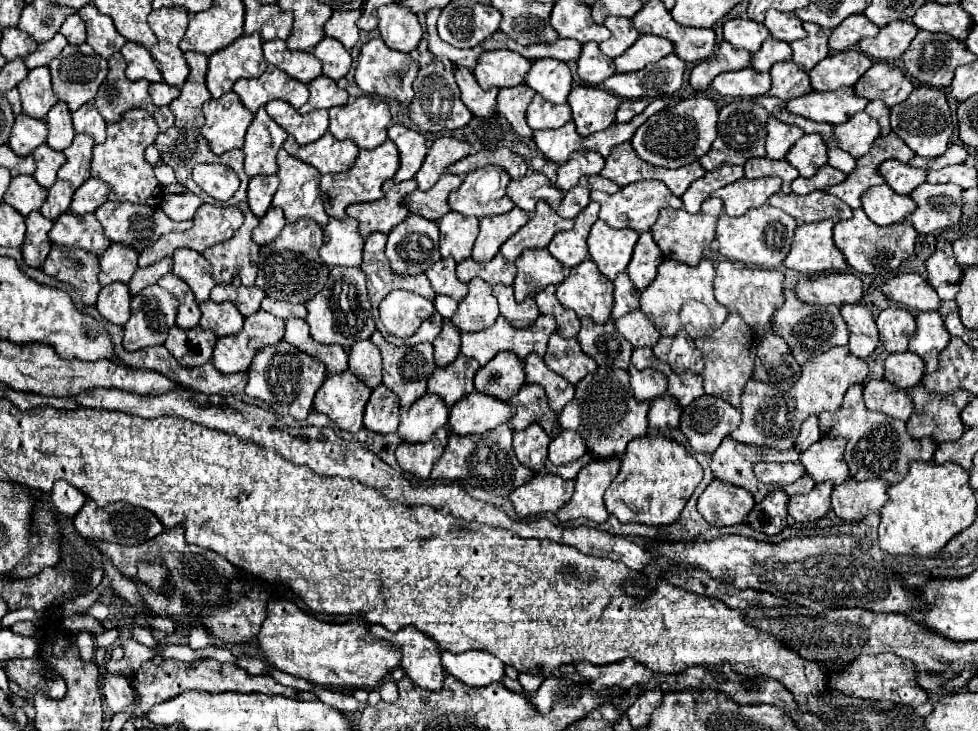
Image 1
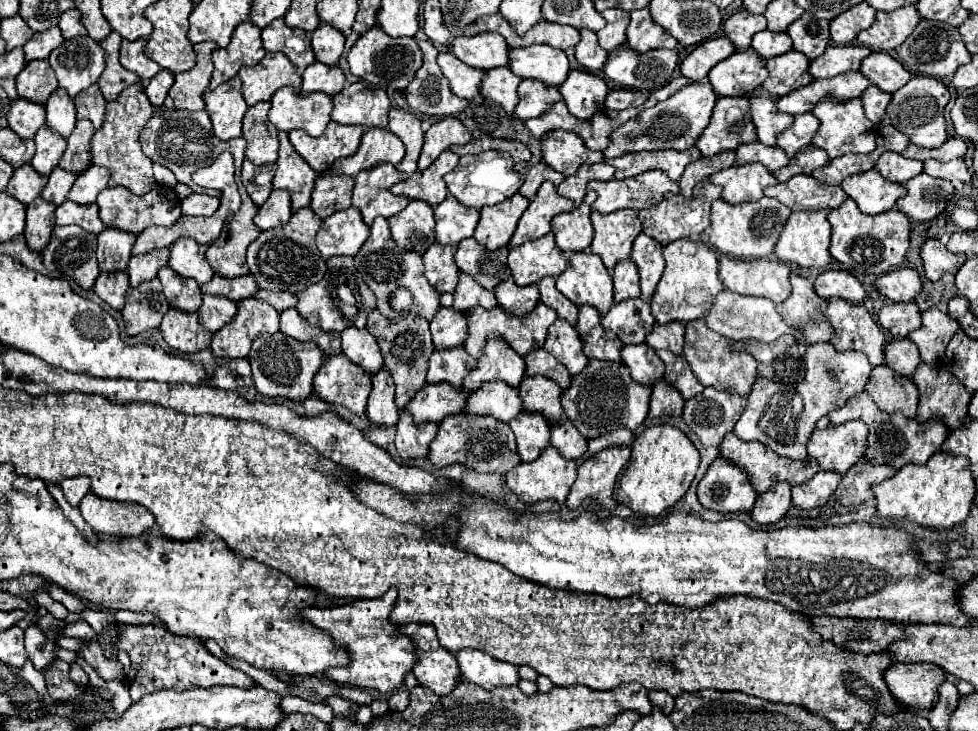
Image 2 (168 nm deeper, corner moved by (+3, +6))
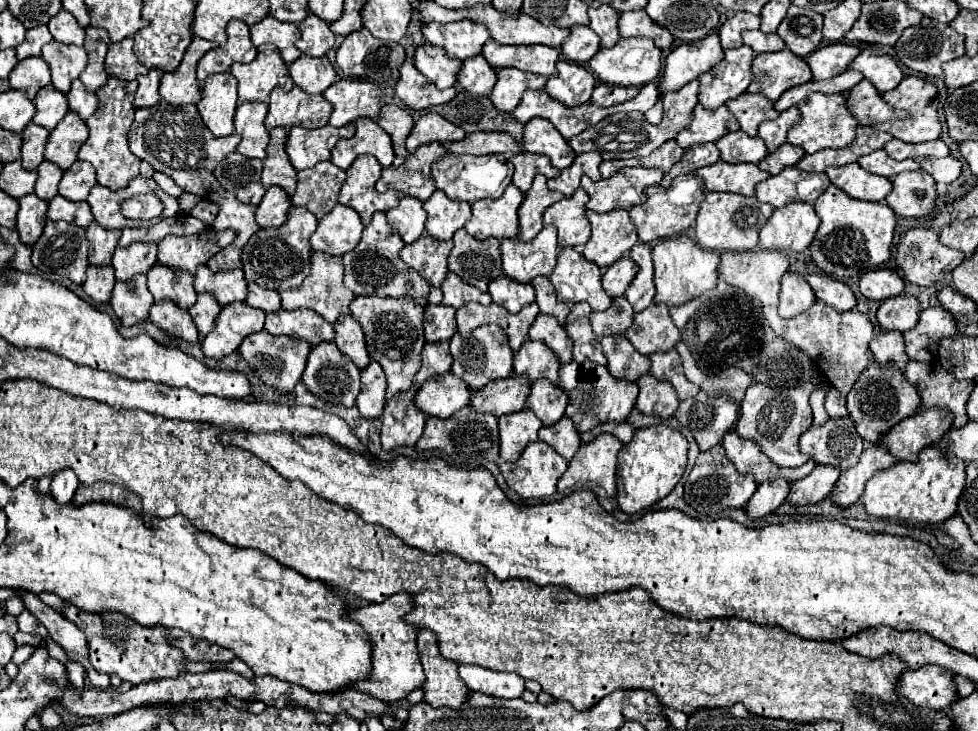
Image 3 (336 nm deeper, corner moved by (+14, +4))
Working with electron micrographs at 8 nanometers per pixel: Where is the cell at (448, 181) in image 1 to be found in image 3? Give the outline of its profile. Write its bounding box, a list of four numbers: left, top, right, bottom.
[375,142,447,202]

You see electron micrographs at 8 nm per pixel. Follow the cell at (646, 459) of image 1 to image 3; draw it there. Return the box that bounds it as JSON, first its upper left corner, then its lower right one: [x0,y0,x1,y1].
[617,426,687,514]

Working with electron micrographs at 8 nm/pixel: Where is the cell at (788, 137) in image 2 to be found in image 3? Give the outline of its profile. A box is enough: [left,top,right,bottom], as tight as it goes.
[759,106,799,152]

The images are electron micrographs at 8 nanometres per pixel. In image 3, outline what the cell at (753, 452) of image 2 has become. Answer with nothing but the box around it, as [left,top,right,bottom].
[723,430,813,484]

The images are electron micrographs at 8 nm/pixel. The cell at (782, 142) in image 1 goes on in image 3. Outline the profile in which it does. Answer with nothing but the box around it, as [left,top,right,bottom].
[727,94,779,136]

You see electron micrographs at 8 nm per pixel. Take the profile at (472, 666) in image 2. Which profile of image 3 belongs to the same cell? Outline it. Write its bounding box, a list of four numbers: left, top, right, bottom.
[459,664,525,698]

